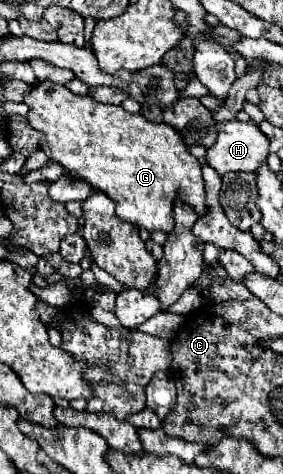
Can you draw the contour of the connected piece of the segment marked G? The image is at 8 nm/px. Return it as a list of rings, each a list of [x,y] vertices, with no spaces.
[[[39,82],[35,86],[31,86],[31,90],[25,94],[25,100],[23,100],[27,106],[29,106],[29,114],[27,114],[27,120],[29,120],[29,126],[39,130],[43,134],[41,138],[41,150],[55,162],[59,162],[73,178],[79,178],[79,180],[85,180],[87,184],[91,184],[93,190],[99,190],[103,194],[107,194],[115,204],[117,204],[117,216],[123,218],[125,222],[131,222],[135,226],[143,226],[147,228],[149,232],[153,230],[163,230],[163,232],[171,232],[173,230],[173,198],[175,194],[181,196],[183,202],[187,202],[189,206],[193,206],[197,210],[199,216],[205,214],[205,188],[203,188],[203,178],[201,178],[201,164],[197,162],[197,158],[193,158],[187,150],[187,146],[183,144],[183,140],[179,138],[179,134],[169,126],[169,124],[153,124],[149,120],[145,120],[141,114],[129,114],[125,112],[121,106],[111,106],[111,104],[101,104],[101,102],[93,102],[91,96],[75,96],[71,90],[67,90],[63,84],[55,84],[55,82]]]

